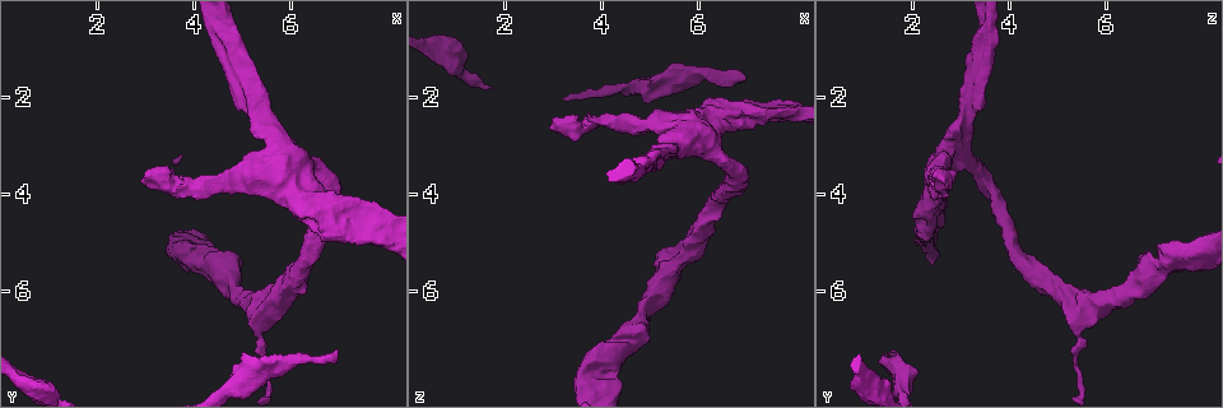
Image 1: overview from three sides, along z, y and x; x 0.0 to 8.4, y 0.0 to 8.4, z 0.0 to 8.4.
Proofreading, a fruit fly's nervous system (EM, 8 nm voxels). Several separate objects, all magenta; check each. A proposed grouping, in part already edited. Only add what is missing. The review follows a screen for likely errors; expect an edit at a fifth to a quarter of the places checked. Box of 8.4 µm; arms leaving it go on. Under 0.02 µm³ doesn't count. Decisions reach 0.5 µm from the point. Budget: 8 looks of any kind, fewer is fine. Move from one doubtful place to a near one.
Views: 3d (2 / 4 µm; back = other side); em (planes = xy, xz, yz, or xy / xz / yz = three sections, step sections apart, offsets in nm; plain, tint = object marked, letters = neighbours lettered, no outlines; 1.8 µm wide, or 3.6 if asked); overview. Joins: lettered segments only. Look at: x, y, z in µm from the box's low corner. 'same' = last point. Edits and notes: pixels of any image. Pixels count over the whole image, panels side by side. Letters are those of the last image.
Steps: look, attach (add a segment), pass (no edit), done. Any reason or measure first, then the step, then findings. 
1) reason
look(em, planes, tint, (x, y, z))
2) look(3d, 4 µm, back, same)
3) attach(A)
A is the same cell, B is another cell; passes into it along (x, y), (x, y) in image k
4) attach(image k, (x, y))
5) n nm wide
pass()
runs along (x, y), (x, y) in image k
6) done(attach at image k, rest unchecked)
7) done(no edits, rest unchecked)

narrows sharply
look(em, 3.6 µm, planes, plain, (3.80, 3.85, 2.55))

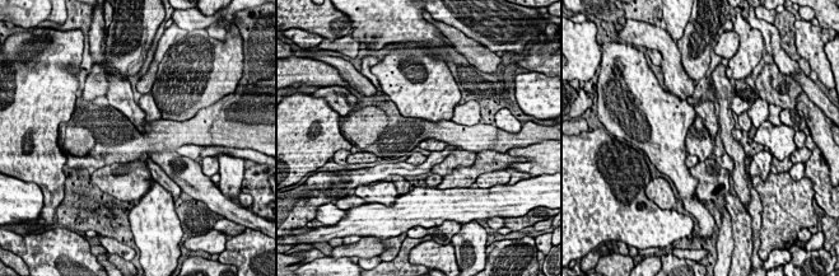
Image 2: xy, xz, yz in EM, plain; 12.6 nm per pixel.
what lies round it
look(em, 3.6 µm, planes, letters, same)

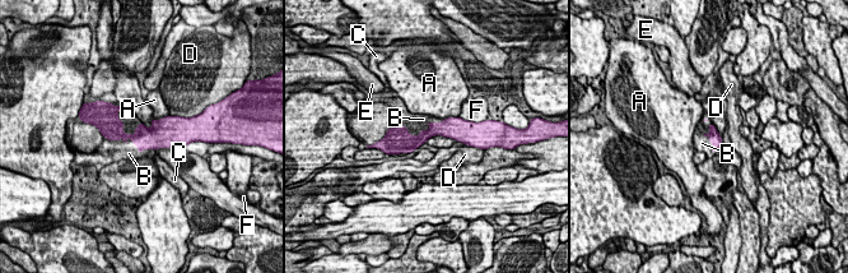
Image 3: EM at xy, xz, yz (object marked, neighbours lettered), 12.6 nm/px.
160 nm wide
attach(B)
B is the same cell, A, C, D, E and F are other cells; the neuron continues

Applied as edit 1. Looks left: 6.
look(overview)

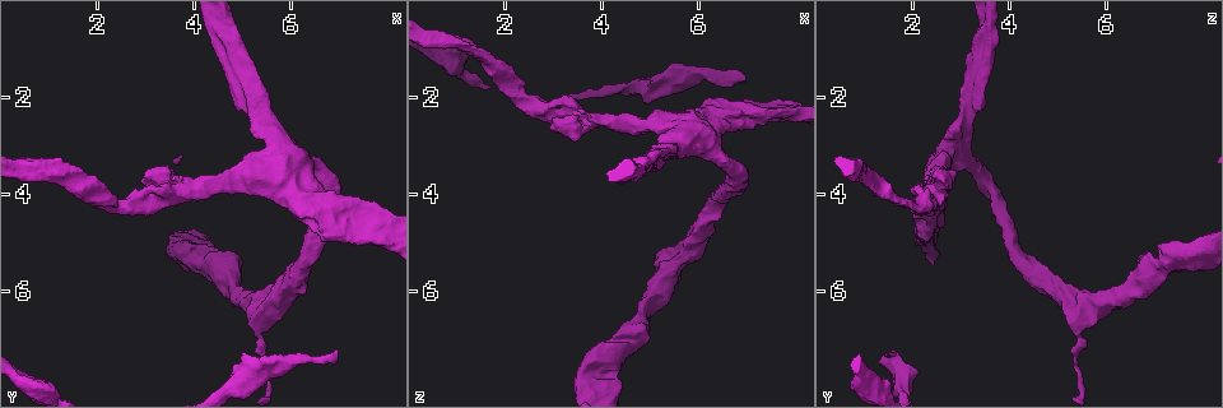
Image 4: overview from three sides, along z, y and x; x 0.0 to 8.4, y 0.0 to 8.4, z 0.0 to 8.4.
free end
look(em, yz, step 16, tint, (6.95, 7.20, 1.70))

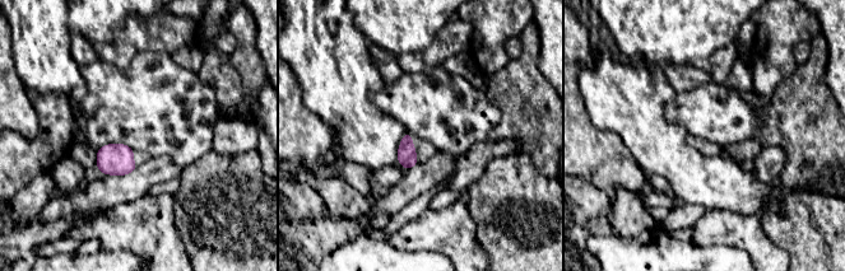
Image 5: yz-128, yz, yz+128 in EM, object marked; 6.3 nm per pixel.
cut it another way
look(em, planes, tint, same)

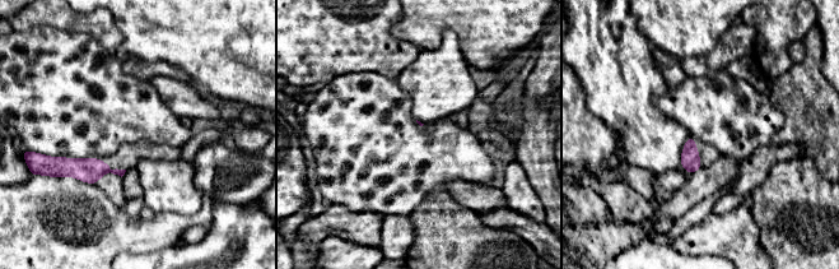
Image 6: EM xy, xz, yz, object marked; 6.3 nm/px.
what lies round it
look(em, planes, letters, same)

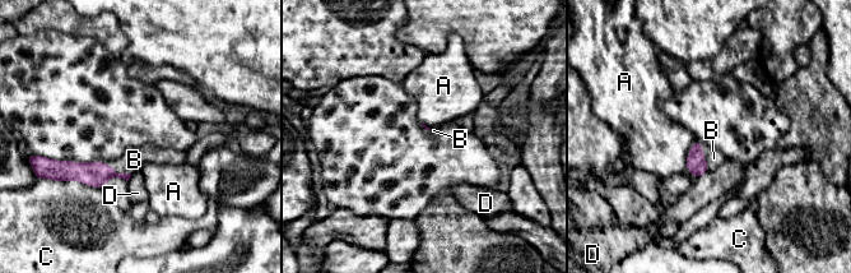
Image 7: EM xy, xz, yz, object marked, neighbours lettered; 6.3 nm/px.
attach(B)
B is the same cell, A, C and D are other cells; it goes on there

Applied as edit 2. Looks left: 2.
done(attach at image 3, attach at image 7, rest unchecked)

